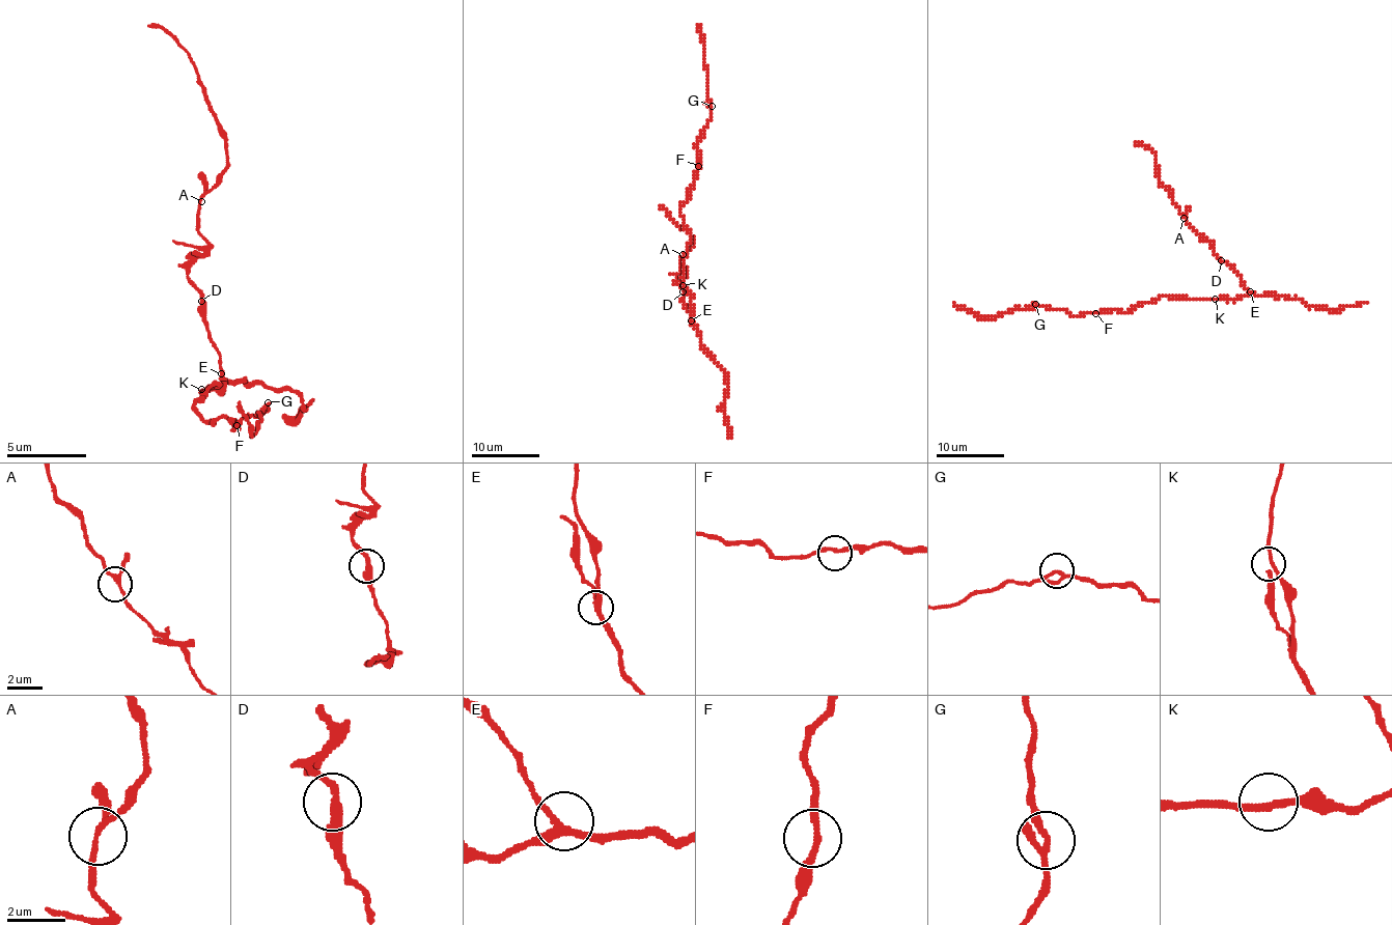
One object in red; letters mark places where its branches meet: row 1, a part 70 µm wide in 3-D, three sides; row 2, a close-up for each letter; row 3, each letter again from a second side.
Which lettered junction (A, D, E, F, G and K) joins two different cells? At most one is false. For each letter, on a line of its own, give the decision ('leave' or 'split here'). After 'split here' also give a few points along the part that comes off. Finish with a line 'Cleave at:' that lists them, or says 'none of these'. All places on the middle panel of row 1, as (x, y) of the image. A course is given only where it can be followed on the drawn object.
A: leave
D: leave
E: leave
F: leave
G: leave
K: leave
Cleave at: none of these

